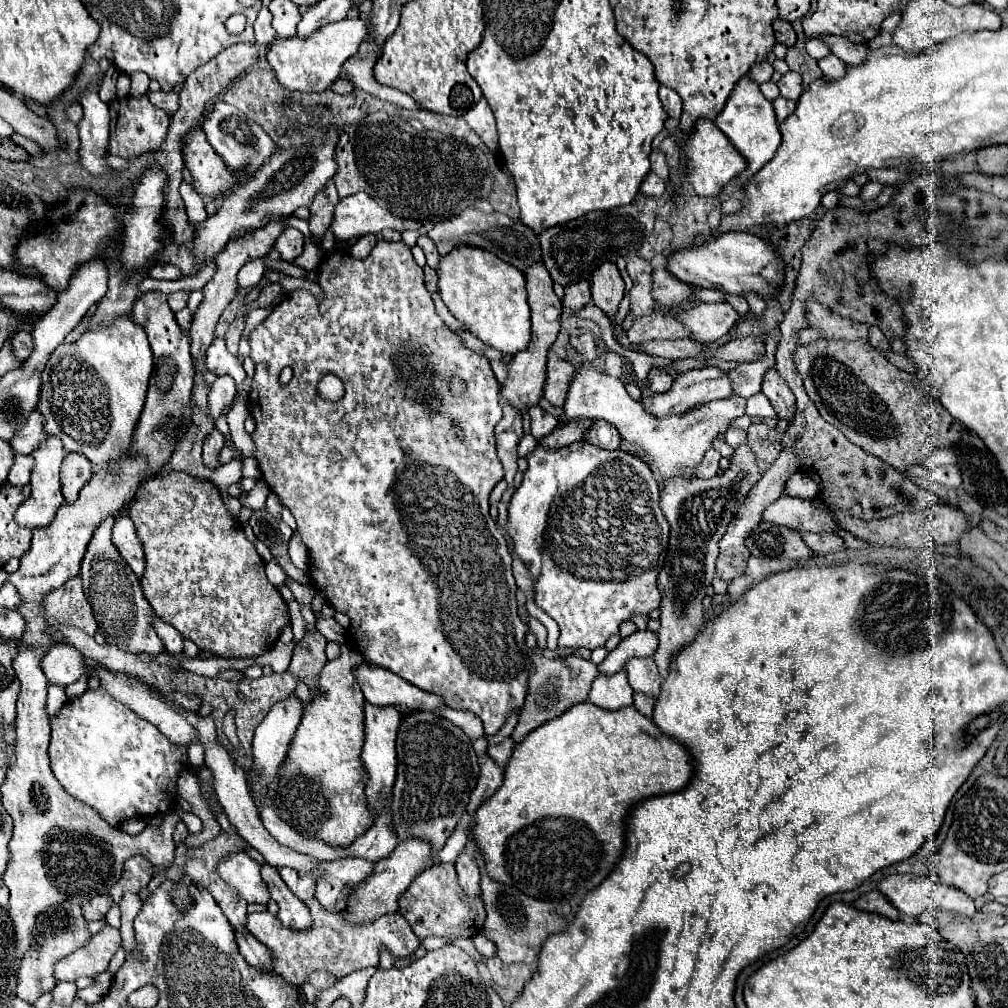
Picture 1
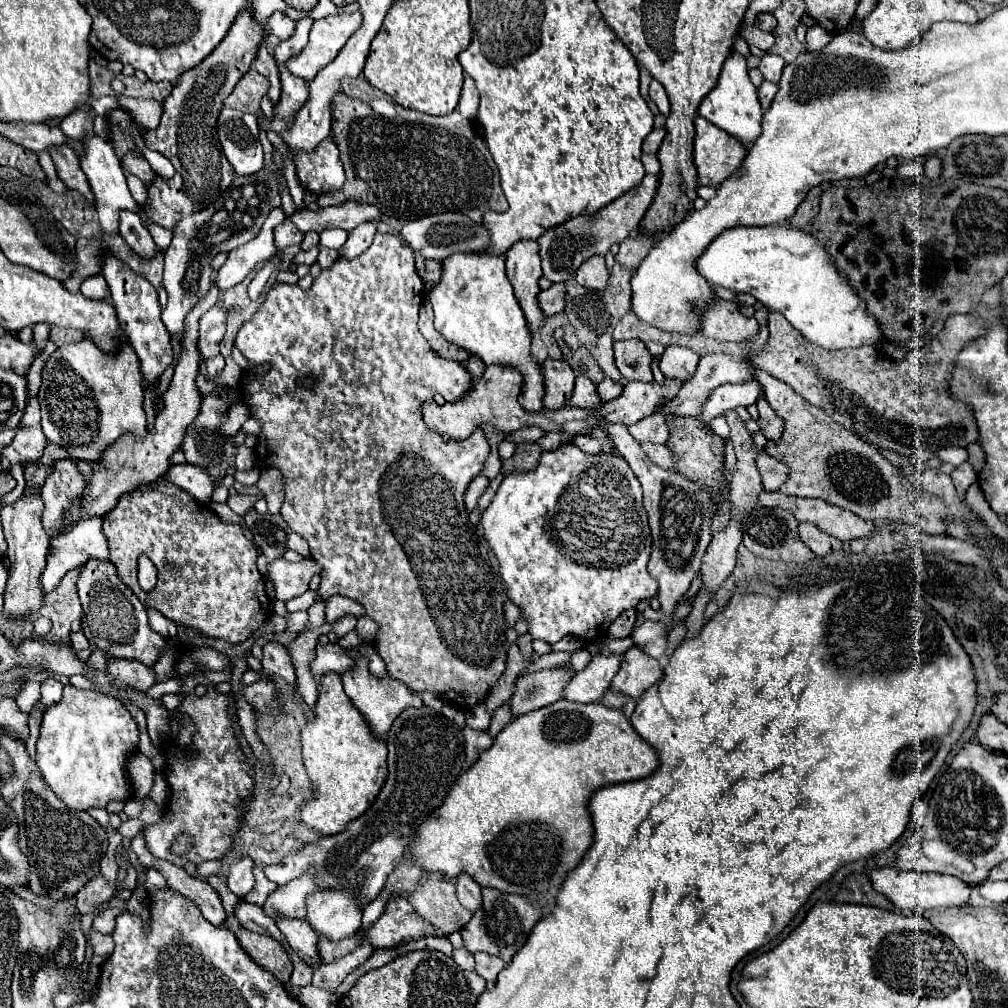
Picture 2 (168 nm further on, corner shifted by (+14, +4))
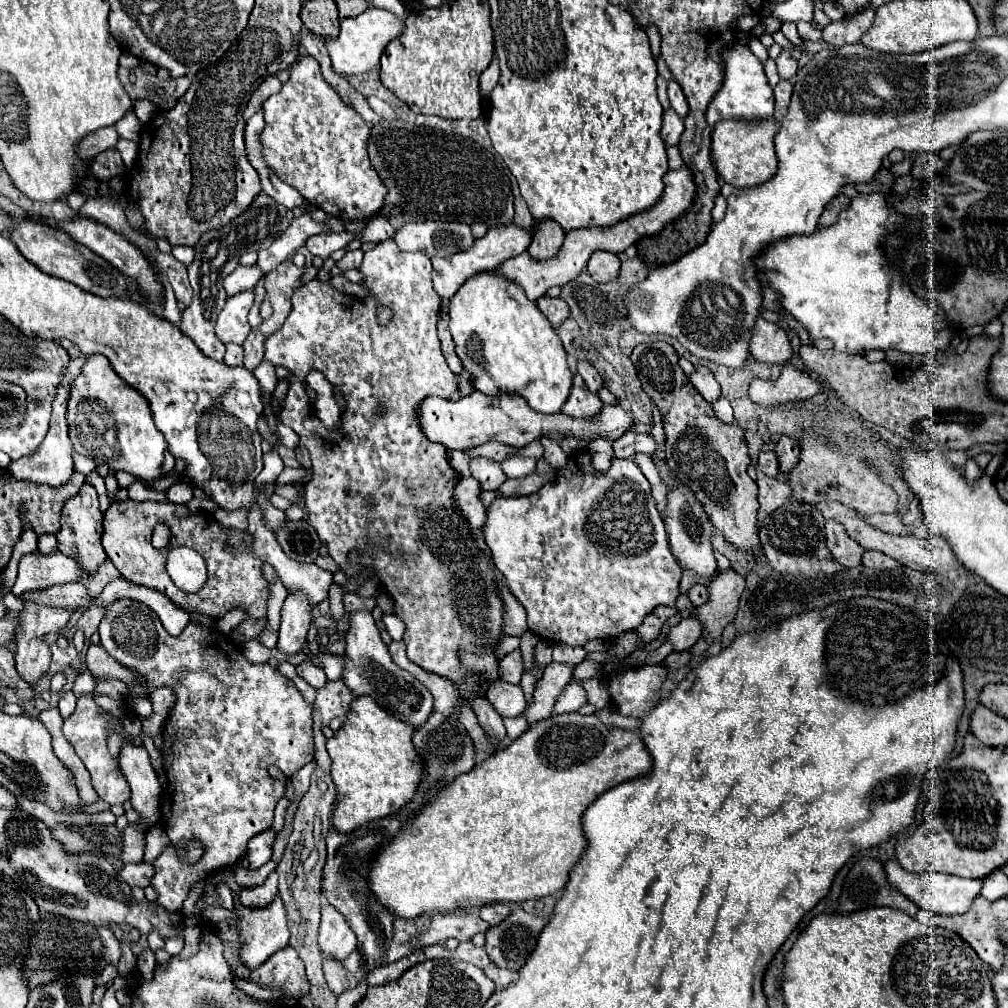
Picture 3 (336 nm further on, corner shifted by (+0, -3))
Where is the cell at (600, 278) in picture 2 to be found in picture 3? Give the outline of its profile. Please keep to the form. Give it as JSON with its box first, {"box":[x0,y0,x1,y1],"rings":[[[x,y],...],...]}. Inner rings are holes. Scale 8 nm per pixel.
{"box":[587,250,619,282],"rings":[[[597,250],[593,252],[593,256],[587,262],[587,270],[589,274],[597,280],[597,282],[611,282],[619,276],[619,258],[613,252],[605,252],[605,250]]]}

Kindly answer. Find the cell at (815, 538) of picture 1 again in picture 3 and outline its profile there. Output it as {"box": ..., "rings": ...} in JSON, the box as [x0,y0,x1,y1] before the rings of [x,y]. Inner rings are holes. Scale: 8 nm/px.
{"box":[825,520,865,568],"rings":[[[827,520],[825,532],[827,532],[827,546],[839,564],[847,568],[855,568],[861,564],[865,548],[847,536],[847,530],[843,528],[841,522]]]}

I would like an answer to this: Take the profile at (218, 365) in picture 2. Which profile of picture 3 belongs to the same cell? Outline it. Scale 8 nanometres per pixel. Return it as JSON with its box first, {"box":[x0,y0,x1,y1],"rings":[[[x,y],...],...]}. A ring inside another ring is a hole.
{"box":[225,342,243,366],"rings":[[[229,342],[227,352],[225,352],[225,362],[227,366],[239,366],[243,362],[243,348],[239,344]]]}

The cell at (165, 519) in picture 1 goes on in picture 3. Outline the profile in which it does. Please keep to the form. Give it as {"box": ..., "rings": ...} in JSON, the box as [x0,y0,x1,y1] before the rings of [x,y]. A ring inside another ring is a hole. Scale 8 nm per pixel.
{"box":[101,500,269,618],"rings":[[[115,500],[103,516],[103,536],[101,544],[119,568],[123,578],[133,584],[141,584],[163,592],[177,606],[187,612],[201,612],[211,618],[221,618],[225,612],[243,606],[249,618],[263,618],[267,606],[269,584],[261,576],[263,562],[251,554],[251,536],[247,532],[229,530],[215,522],[209,514],[193,514],[181,504],[171,502],[135,502],[135,500]],[[155,524],[167,524],[171,528],[171,546],[187,546],[199,552],[207,562],[207,582],[195,594],[181,592],[165,570],[167,550],[157,550],[151,546],[151,532]]]}

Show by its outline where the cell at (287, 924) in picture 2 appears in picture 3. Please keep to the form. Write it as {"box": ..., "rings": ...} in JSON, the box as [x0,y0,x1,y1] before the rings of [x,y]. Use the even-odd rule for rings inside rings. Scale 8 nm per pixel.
{"box":[323,958,357,996],"rings":[[[323,958],[323,970],[325,970],[325,980],[329,988],[339,996],[351,988],[357,986],[357,976],[349,974],[341,962],[335,962],[331,958]]]}

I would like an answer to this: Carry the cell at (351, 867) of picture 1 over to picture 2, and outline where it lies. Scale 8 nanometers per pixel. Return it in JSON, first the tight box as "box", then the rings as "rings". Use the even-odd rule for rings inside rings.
{"box":[263,869,319,919],"rings":[[[315,869],[305,871],[301,877],[295,881],[287,883],[285,887],[277,887],[265,901],[263,911],[269,917],[283,915],[283,917],[299,917],[305,919],[305,909],[307,909],[307,897],[315,891],[319,891],[317,883],[317,873]]]}

